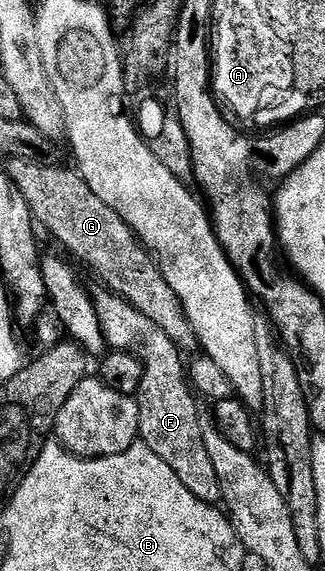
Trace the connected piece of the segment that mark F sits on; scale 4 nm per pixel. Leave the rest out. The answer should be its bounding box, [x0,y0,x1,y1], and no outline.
[91,286,222,506]

